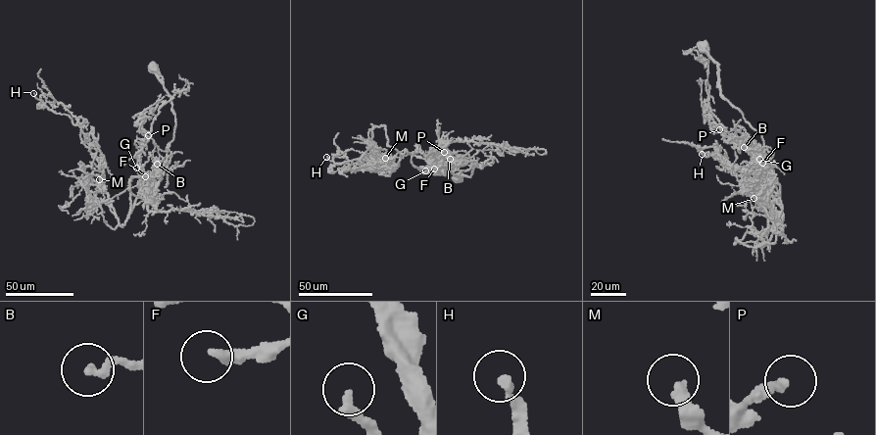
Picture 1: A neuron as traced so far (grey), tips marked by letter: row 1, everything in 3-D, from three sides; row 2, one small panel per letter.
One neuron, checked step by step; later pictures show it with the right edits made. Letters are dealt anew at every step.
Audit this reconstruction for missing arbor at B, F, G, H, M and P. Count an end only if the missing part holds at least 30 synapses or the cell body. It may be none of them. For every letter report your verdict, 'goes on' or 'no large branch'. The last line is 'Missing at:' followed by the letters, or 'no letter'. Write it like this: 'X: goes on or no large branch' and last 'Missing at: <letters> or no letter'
B: no large branch
F: goes on
G: no large branch
H: no large branch
M: no large branch
P: no large branch
Missing at: F

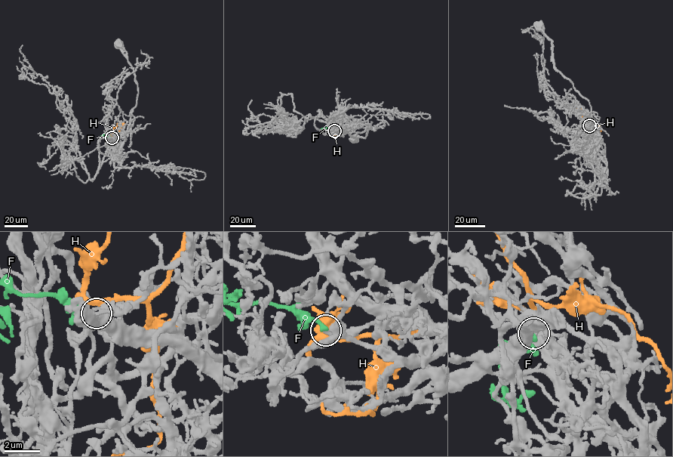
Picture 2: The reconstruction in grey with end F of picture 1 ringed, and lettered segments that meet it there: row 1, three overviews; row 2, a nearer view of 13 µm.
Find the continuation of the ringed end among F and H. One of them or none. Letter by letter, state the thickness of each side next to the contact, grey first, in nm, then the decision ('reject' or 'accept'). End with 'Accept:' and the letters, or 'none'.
F: 340/280 nm | accept
H: 400/280 nm | reject
Accept: F

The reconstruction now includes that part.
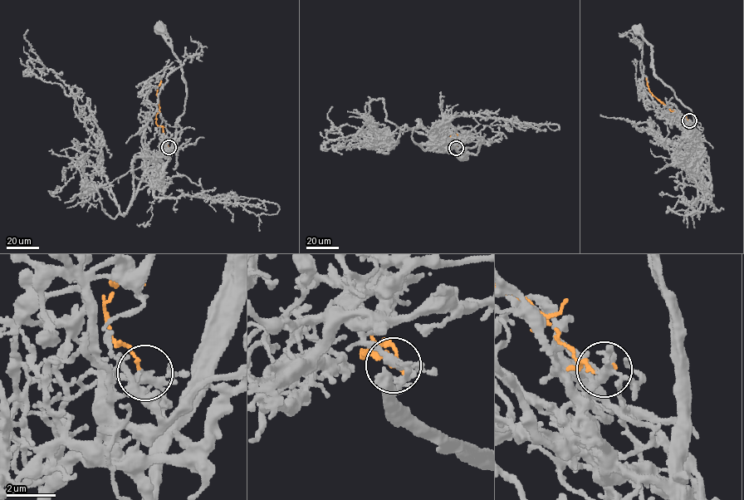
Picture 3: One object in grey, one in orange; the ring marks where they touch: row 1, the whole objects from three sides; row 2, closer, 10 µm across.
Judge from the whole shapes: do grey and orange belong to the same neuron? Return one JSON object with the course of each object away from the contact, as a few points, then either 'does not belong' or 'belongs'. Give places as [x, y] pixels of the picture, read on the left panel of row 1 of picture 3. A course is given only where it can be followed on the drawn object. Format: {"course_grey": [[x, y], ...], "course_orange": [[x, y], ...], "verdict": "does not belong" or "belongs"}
{"course_grey": [[168, 147], [168, 157], [175, 139], [176, 124], [184, 109], [187, 83], [172, 41], [160, 28]], "course_orange": [[168, 147], [163, 127], [156, 123], [159, 108], [156, 92], [160, 79]], "verdict": "does not belong"}

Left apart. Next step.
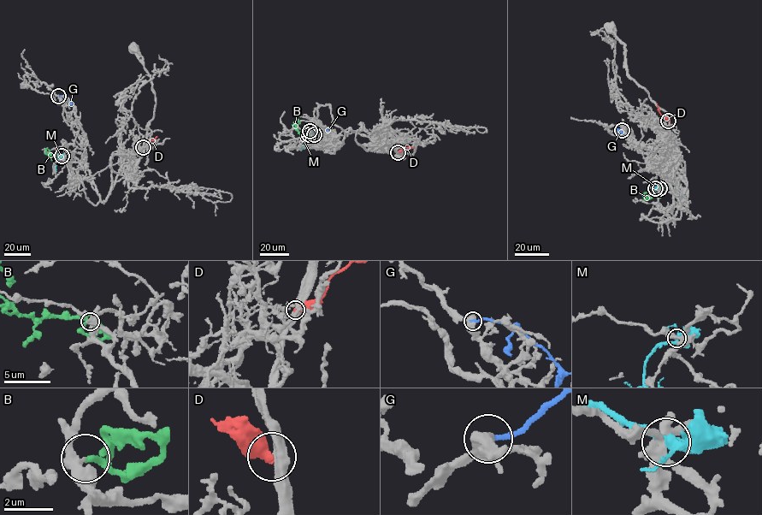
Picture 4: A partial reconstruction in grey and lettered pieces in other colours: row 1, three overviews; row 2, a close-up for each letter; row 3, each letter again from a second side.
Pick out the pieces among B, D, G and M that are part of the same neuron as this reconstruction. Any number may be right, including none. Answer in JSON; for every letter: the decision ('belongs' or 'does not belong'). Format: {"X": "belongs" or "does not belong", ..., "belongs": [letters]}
{"B": "belongs", "D": "does not belong", "G": "does not belong", "M": "does not belong", "belongs": ["B"]}

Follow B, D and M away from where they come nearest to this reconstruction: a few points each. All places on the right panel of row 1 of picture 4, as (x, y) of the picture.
B: (659, 188), (664, 187), (660, 186), (658, 192), (652, 197), (643, 197), (646, 192), (652, 192)
D: (669, 120), (660, 114), (657, 103)
M: (656, 188), (664, 185), (674, 187), (682, 198)

